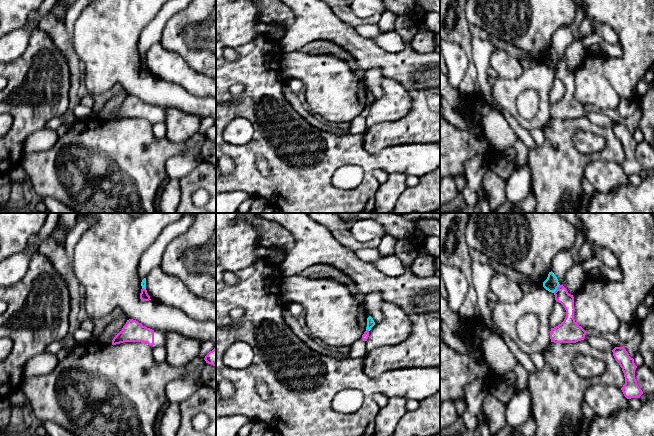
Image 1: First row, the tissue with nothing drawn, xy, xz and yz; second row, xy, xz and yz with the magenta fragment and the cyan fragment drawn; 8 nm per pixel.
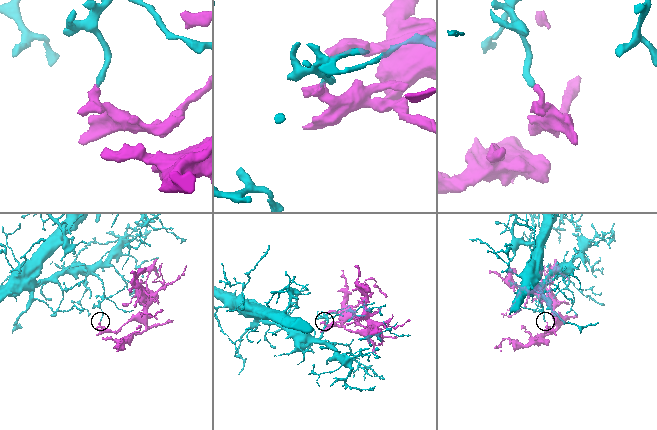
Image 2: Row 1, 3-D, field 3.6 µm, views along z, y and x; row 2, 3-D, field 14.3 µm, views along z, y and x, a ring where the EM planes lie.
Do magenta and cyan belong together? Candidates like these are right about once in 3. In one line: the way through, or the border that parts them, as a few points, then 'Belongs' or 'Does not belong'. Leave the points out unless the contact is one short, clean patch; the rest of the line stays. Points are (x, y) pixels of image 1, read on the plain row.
Boundary: yz (559, 60), (553, 68). Does not belong

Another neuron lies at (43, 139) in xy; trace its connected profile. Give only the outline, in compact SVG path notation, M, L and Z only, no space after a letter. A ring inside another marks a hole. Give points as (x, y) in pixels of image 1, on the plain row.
M44 127L35 131L24 142L23 155L48 150L57 142L58 138L56 130L53 129Z

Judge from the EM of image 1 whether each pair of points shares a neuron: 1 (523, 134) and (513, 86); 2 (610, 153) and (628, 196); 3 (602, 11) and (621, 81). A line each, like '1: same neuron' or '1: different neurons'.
1: different neurons
2: different neurons
3: same neuron

